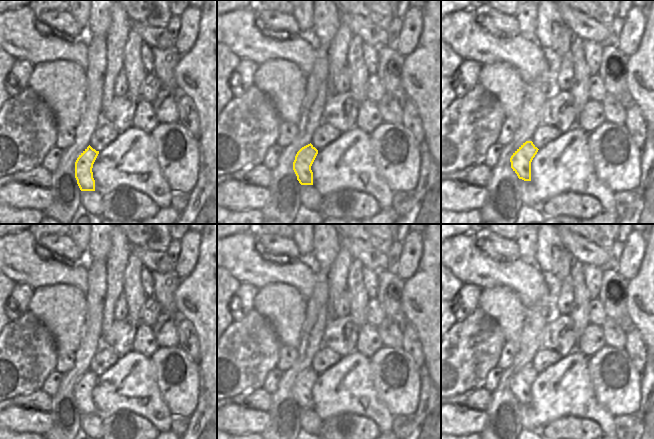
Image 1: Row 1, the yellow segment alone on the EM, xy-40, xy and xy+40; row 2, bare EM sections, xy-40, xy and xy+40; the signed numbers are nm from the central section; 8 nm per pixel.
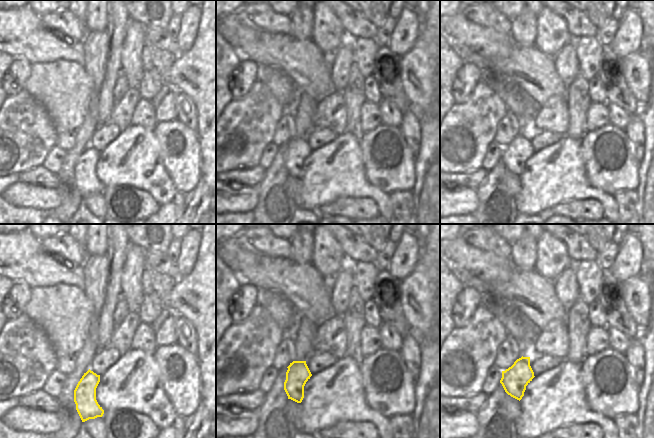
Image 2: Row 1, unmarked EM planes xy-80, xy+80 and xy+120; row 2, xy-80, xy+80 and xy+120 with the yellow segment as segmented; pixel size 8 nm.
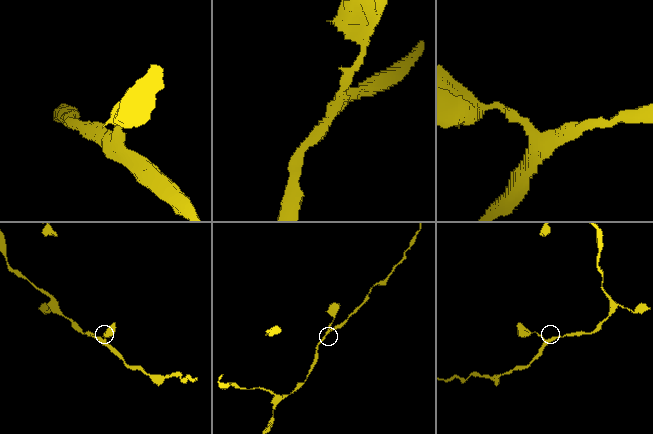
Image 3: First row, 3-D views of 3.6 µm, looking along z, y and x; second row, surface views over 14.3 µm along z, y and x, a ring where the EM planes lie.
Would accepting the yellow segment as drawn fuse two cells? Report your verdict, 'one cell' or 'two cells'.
one cell

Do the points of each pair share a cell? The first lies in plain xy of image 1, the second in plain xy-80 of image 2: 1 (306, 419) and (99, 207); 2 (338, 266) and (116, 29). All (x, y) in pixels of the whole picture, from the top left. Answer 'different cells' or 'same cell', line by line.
1: same cell
2: same cell

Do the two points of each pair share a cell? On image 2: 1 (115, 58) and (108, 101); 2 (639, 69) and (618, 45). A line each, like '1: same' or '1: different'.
1: same
2: different

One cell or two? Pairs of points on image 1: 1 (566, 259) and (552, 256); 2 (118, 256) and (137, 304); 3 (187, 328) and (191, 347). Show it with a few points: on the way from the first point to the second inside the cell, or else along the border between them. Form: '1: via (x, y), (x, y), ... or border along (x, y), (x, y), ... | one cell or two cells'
1: border along (566, 250), (553, 268), (550, 278) | two cells
2: border along (130, 252), (123, 274), (122, 292) | two cells
3: via (187, 333), (189, 342) | one cell

